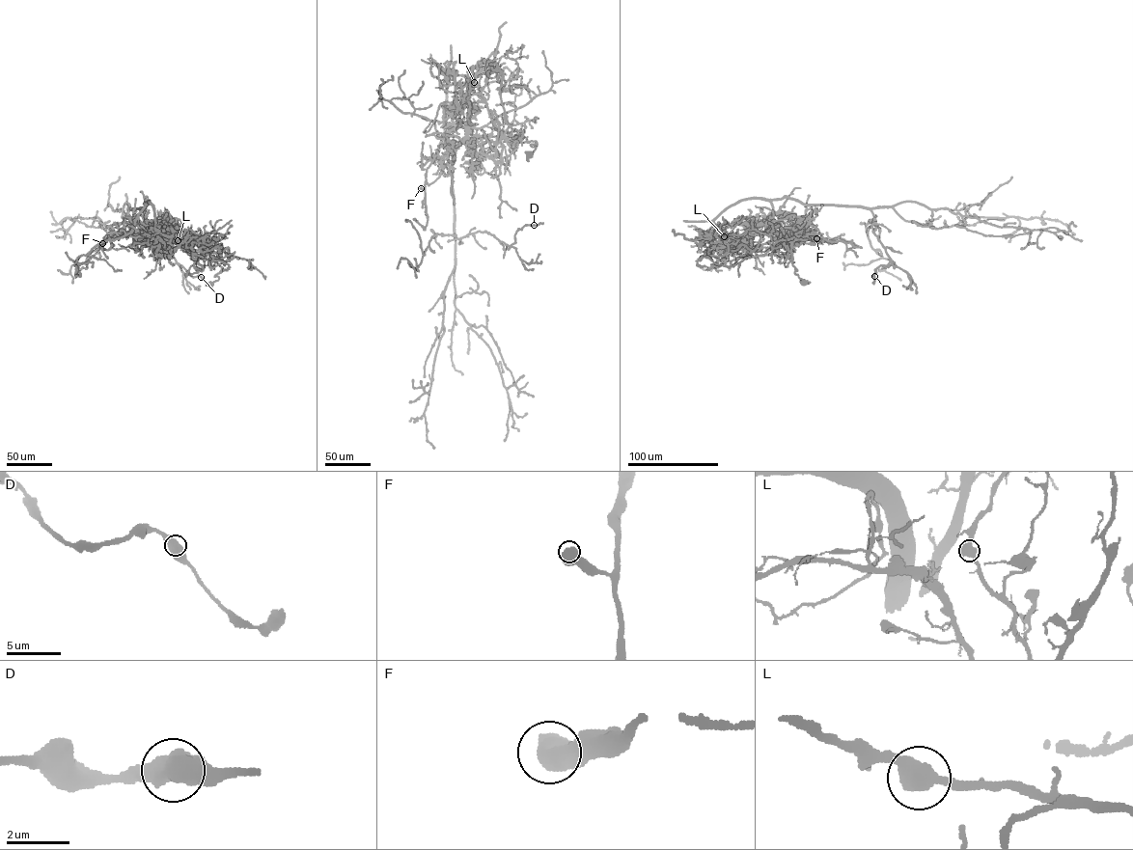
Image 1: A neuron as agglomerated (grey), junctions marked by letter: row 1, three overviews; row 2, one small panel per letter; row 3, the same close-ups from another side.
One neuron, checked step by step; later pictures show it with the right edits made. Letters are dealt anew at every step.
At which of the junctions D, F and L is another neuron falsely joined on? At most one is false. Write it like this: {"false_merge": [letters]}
{"false_merge": ["L"]}

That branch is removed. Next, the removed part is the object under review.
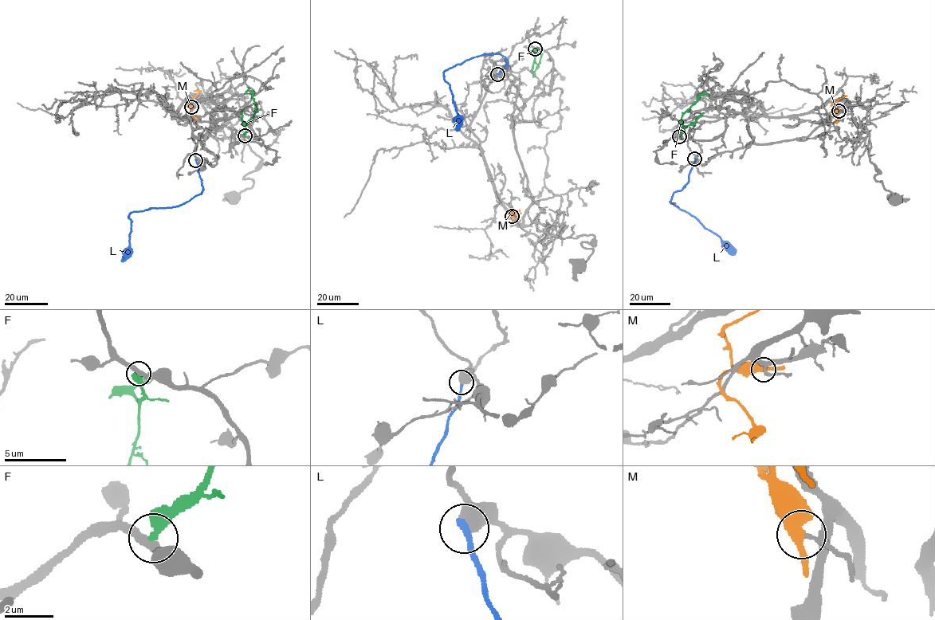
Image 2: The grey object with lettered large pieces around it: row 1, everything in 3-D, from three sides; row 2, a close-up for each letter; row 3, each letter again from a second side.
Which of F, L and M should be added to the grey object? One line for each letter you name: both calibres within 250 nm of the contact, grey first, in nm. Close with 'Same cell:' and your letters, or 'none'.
Same cell: none

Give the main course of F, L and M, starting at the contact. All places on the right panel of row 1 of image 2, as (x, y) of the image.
F: (679, 136), (684, 131), (681, 115), (704, 92), (707, 92), (708, 96)
L: (694, 158), (689, 182), (673, 193), (670, 202), (693, 216), (717, 235), (734, 254)
M: (838, 111), (833, 110), (832, 104), (846, 96)

